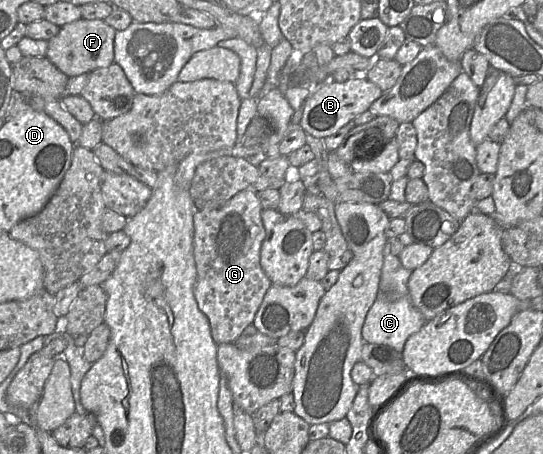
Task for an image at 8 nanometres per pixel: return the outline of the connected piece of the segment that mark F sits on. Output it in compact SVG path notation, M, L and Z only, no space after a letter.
M81 18L63 25L59 32L47 41L46 57L68 78L90 73L114 62L115 33L116 30L104 20Z

